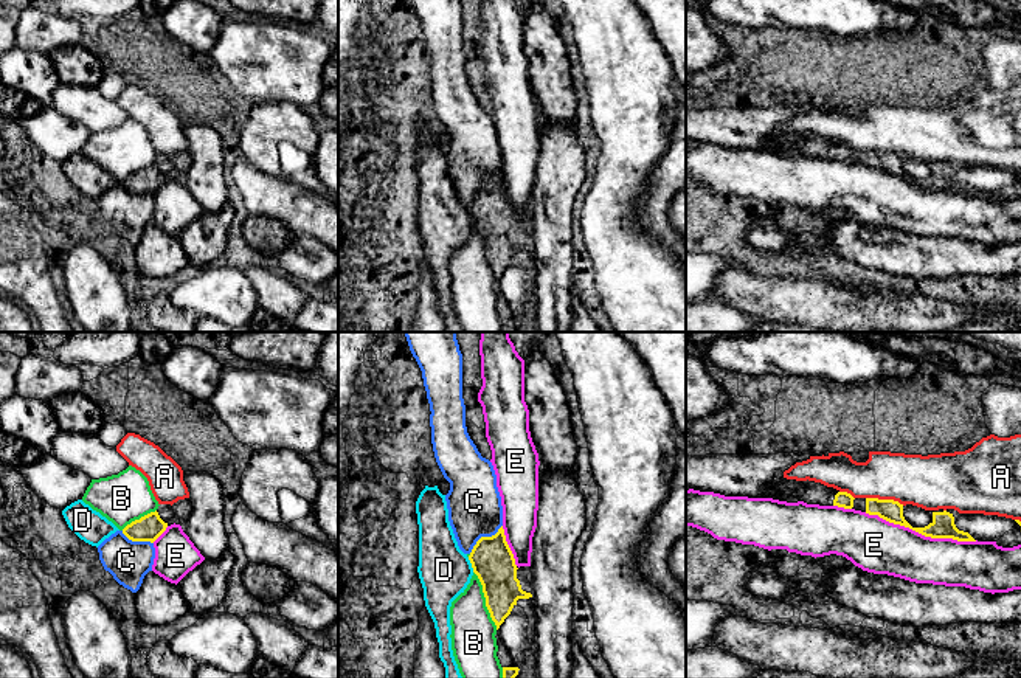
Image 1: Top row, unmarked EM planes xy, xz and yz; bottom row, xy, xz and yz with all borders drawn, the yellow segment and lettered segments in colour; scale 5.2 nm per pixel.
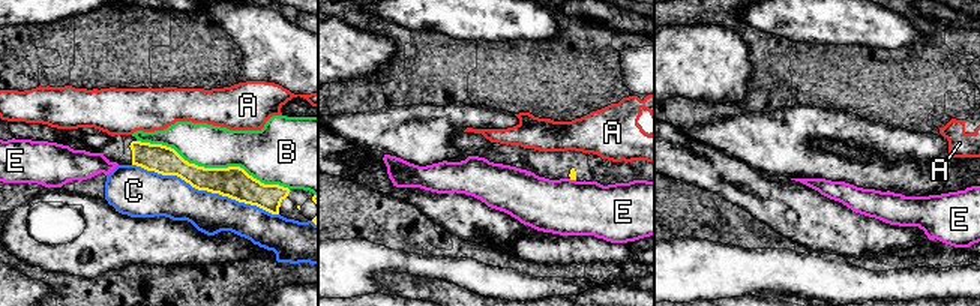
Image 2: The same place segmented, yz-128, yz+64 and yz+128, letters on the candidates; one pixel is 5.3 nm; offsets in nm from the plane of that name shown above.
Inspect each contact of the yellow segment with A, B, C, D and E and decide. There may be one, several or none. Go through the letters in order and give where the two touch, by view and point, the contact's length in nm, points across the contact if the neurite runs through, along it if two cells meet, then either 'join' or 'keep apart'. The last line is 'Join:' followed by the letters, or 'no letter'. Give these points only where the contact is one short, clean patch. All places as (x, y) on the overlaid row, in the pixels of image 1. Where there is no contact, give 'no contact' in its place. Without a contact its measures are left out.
A: meets yellow in yz at (885, 500); contact 200 nm long; keep apart
B: meets yellow in xz at (486, 601); contact 320 nm long; keep apart
C: meets yellow in xz at (484, 537); contact 220 nm long; keep apart
D: meets yellow in xz at (472, 565); contact 90 nm long; border along xz (467, 557), (474, 571); keep apart
E: meets yellow in yz at (920, 532); contact 600 nm long; keep apart
Join: no letter

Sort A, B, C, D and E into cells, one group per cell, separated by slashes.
A / B / C / D / E

